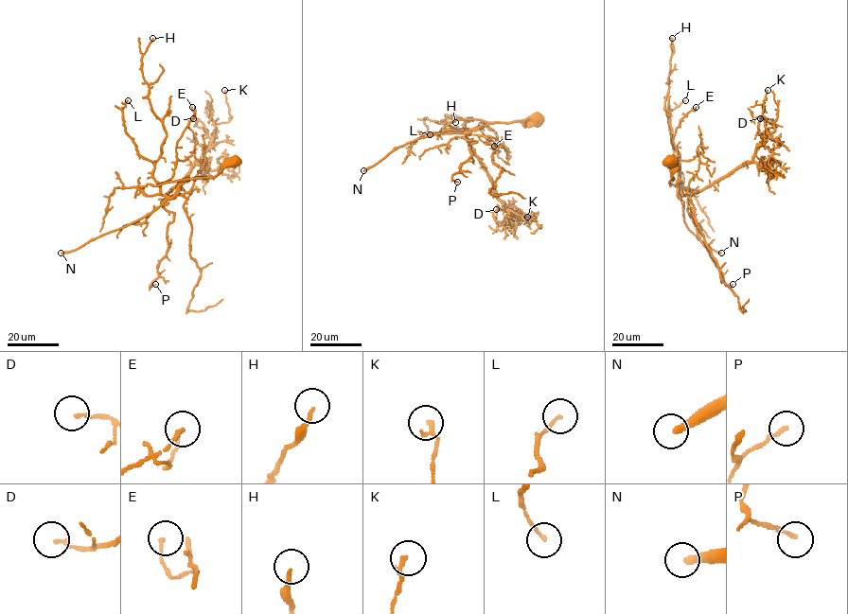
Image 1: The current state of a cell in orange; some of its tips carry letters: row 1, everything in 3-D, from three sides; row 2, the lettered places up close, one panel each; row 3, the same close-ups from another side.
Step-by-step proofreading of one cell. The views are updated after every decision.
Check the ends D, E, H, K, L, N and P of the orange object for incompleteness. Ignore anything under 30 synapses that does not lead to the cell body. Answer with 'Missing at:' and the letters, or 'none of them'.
Missing at: N

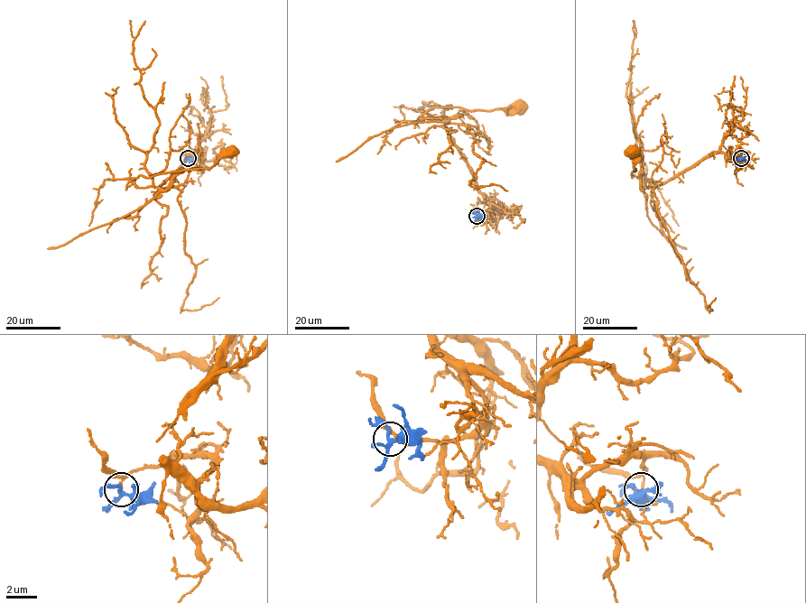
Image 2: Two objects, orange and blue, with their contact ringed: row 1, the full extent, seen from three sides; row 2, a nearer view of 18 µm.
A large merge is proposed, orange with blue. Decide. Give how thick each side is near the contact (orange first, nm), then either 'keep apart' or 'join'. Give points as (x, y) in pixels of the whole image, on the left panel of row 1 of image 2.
120/220 nm | keep apart

